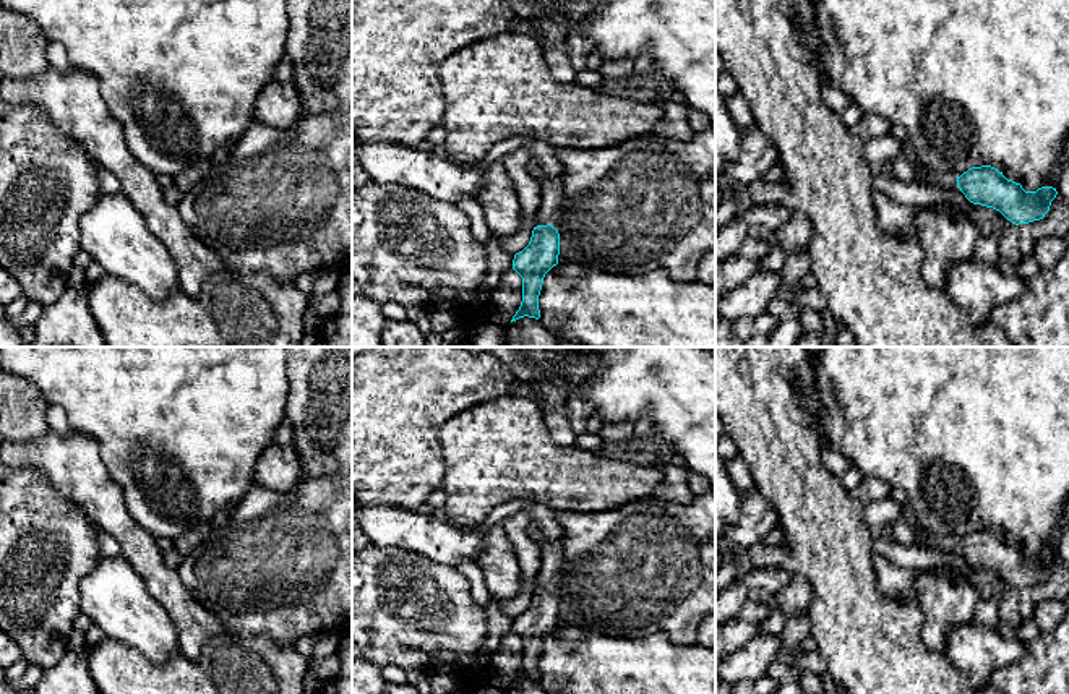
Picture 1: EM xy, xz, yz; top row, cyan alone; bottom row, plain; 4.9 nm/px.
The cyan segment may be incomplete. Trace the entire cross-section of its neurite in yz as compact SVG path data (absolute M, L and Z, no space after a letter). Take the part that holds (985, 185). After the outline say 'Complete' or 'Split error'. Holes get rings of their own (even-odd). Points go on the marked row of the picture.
M917 159L913 164L918 183L936 188L957 185L970 203L993 208L1015 225L1043 219L1058 195L1053 186L1025 191L1020 183L1007 180L991 165L972 167L955 178L936 174Z. Split error

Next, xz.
M563 175L542 186L537 211L539 225L534 227L529 245L514 255L513 269L522 277L522 302L511 323L529 316L540 318L539 295L545 274L558 264L560 233L550 224L563 201Z. Split error

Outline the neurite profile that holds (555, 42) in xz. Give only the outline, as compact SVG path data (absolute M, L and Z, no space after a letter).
M527 21L543 39L542 52L553 78L561 84L577 84L581 76L568 58L568 34L552 21Z

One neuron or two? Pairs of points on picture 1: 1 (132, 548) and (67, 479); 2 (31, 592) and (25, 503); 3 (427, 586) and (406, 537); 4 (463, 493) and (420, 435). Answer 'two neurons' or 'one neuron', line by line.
1: one neuron
2: one neuron
3: two neurons
4: two neurons

